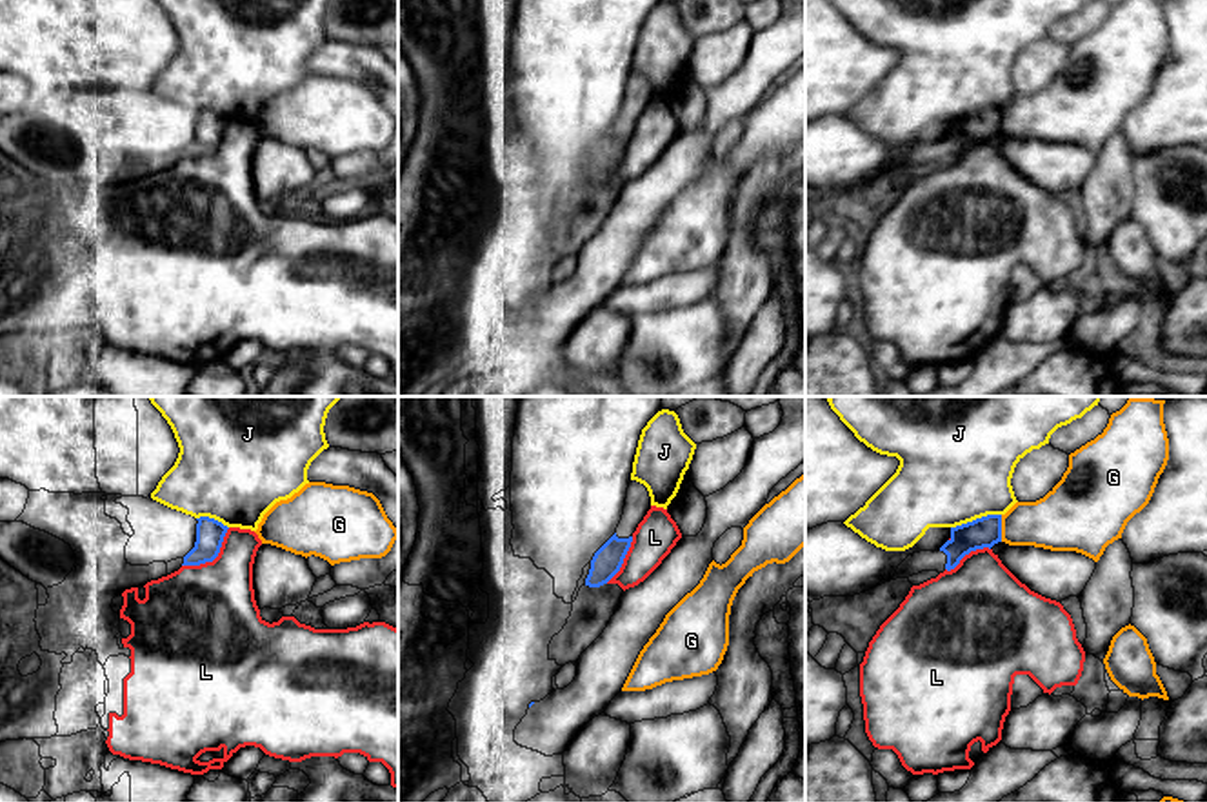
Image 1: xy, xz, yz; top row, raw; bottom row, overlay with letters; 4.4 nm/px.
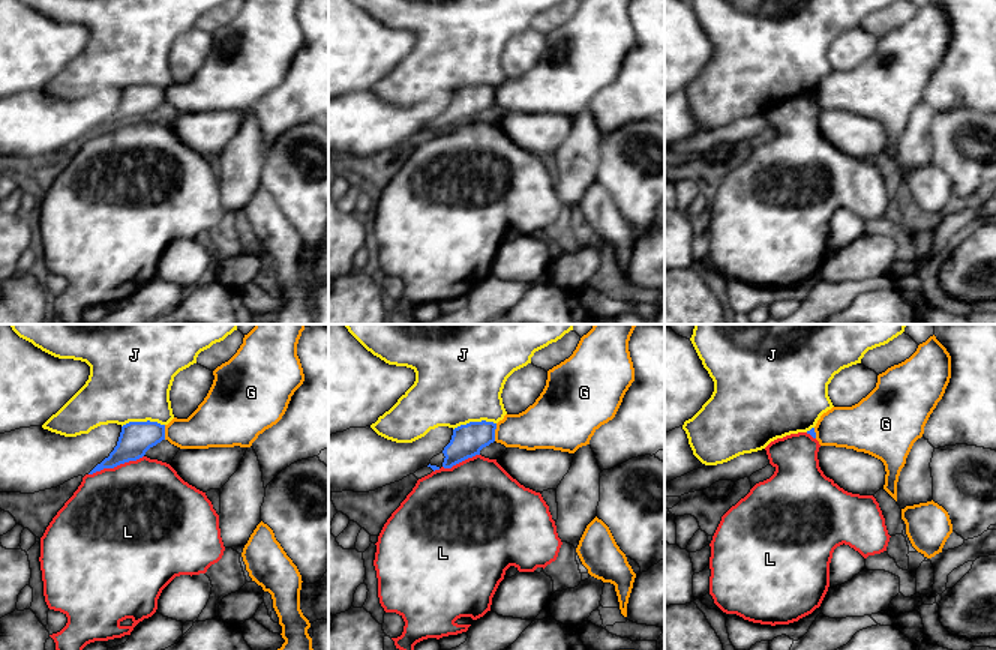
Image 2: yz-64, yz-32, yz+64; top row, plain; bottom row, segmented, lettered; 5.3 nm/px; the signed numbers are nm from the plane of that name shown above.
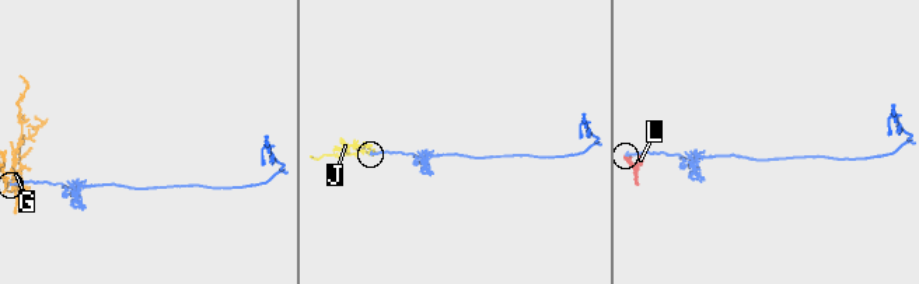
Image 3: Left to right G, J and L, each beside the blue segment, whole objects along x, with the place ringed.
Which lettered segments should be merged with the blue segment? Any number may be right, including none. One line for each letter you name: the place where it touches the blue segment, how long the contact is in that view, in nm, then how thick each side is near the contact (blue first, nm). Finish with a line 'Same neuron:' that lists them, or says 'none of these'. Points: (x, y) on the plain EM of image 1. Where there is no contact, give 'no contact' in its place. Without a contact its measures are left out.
Same neuron: none of these

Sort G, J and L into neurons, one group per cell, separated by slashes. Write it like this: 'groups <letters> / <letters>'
groups G / J / L

